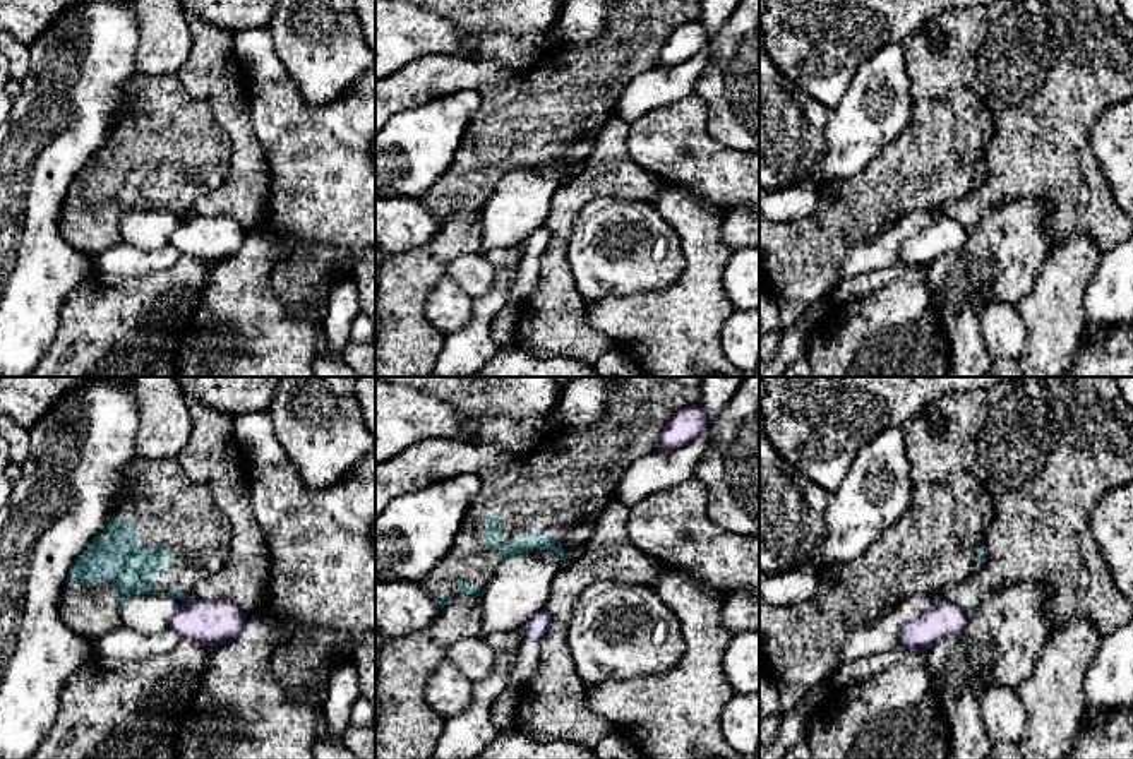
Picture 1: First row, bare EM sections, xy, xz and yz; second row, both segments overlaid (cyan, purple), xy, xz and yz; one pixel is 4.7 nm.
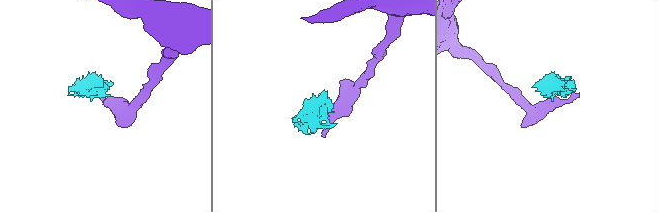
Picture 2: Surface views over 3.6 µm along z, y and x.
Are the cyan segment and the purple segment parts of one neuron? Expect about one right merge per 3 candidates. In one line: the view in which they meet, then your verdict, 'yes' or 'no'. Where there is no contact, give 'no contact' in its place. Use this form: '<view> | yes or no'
xy | no

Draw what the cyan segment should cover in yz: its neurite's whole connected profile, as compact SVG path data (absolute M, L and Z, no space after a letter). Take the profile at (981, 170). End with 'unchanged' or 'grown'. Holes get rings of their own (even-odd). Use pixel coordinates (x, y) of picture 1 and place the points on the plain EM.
M951 89L914 105L908 127L857 176L818 183L816 209L797 221L771 221L759 212L763 286L778 305L780 329L794 327L811 305L831 296L842 266L859 247L914 211L938 214L944 202L972 192L986 176L986 151L994 134L992 115L970 89Z; grown

